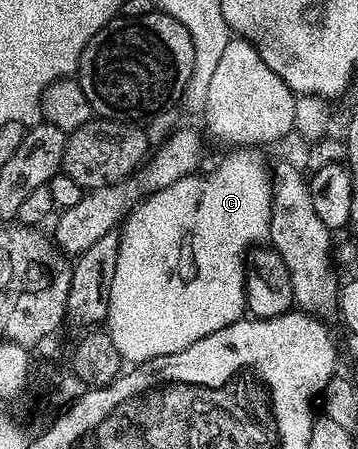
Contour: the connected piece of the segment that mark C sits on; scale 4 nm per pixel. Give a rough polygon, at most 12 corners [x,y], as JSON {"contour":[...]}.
{"contour":[[250,147],[139,201],[105,321],[120,357],[244,319],[271,234]]}

